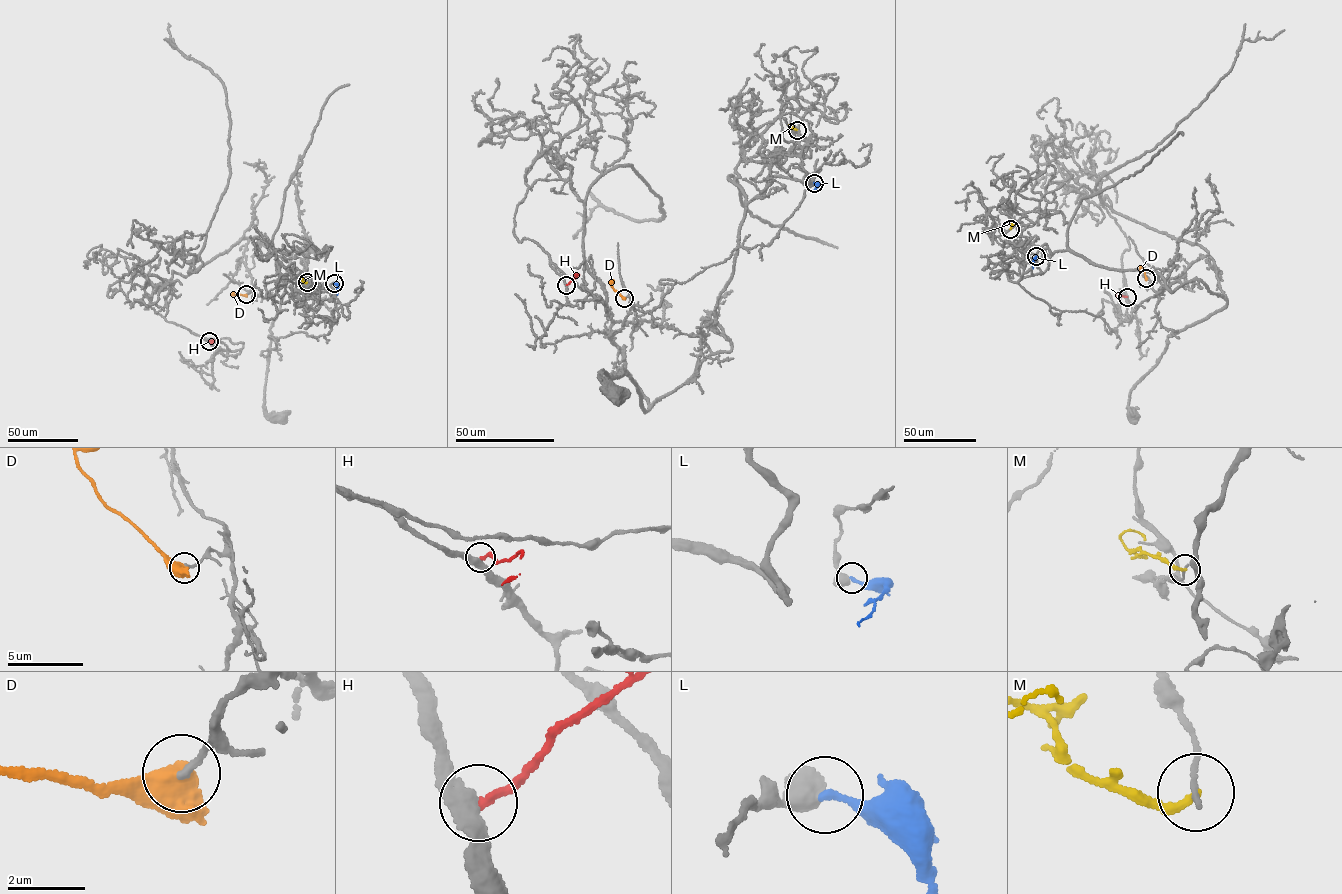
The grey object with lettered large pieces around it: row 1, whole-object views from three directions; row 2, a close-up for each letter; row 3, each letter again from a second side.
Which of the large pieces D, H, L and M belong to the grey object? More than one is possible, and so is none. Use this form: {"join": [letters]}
{"join": []}

